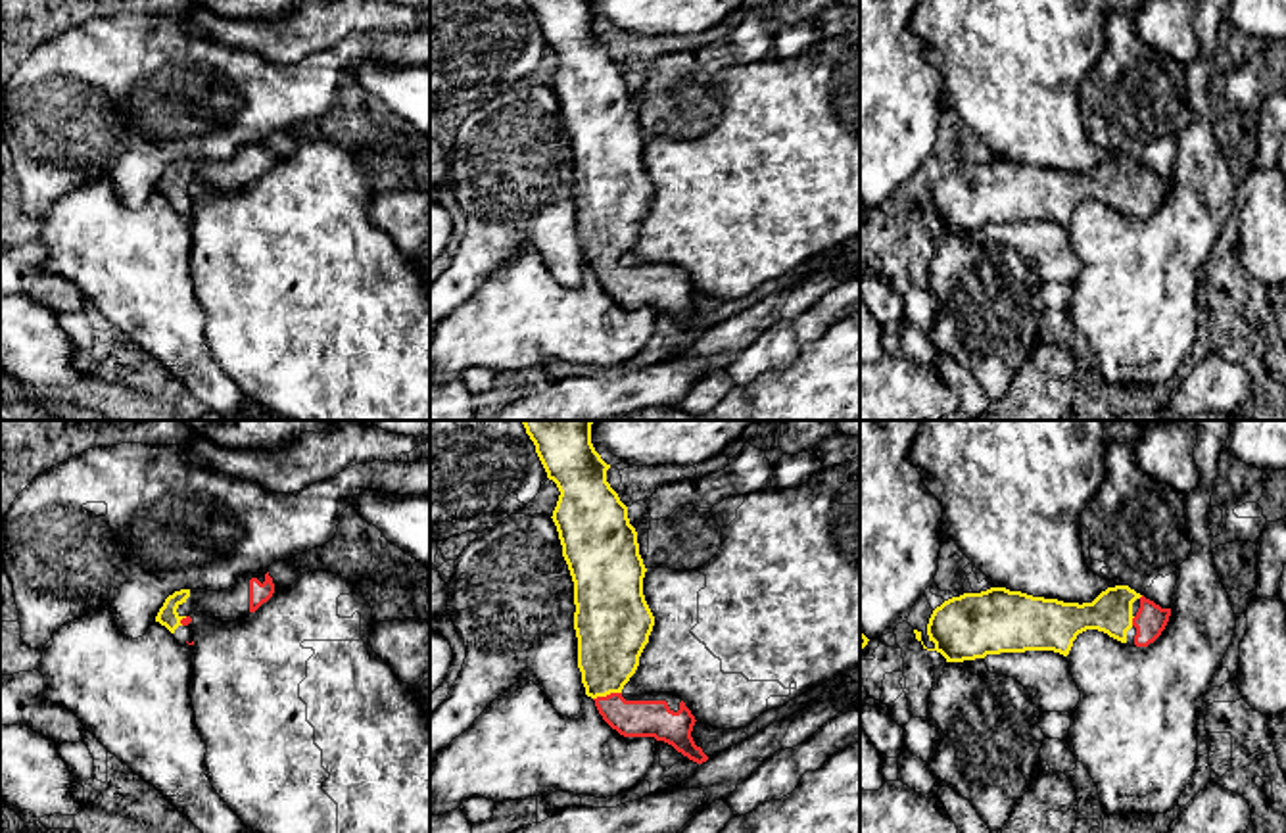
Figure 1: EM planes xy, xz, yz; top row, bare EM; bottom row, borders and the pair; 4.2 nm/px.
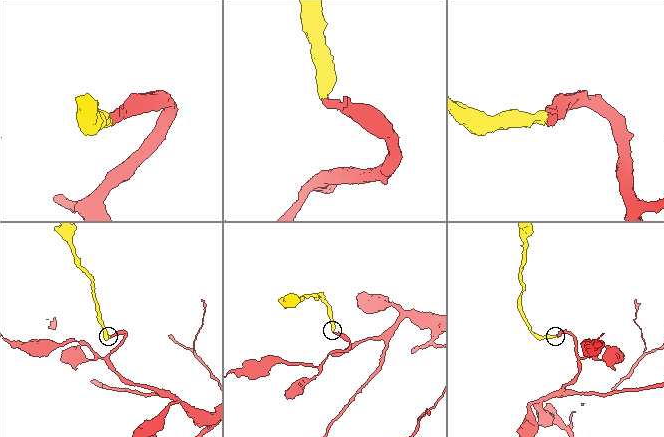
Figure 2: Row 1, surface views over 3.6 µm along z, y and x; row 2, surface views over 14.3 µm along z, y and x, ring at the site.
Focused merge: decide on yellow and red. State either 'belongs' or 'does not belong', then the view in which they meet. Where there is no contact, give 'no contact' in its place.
belongs | xz

